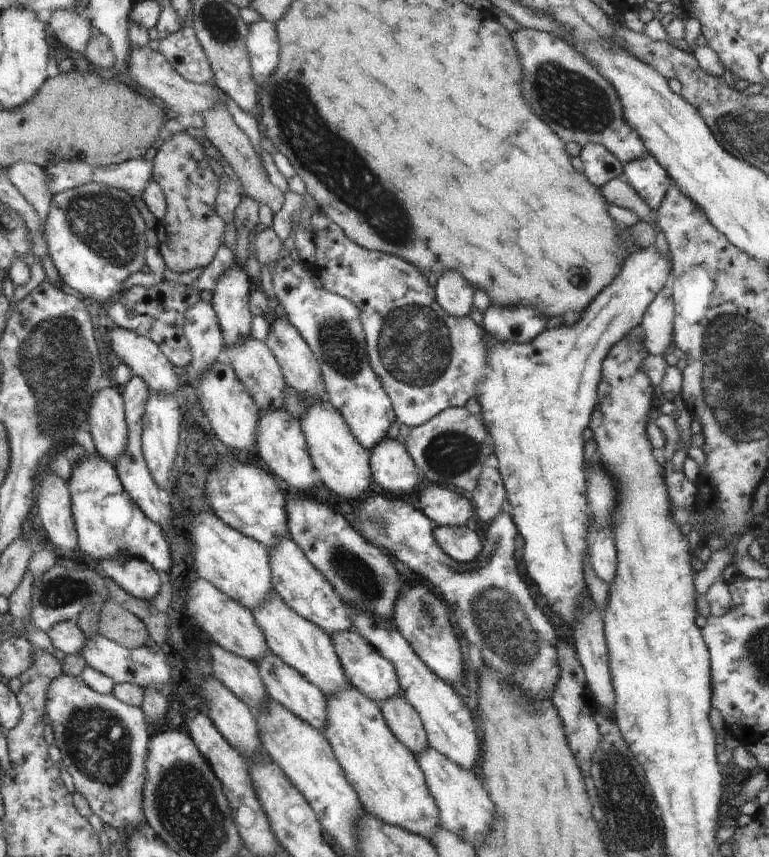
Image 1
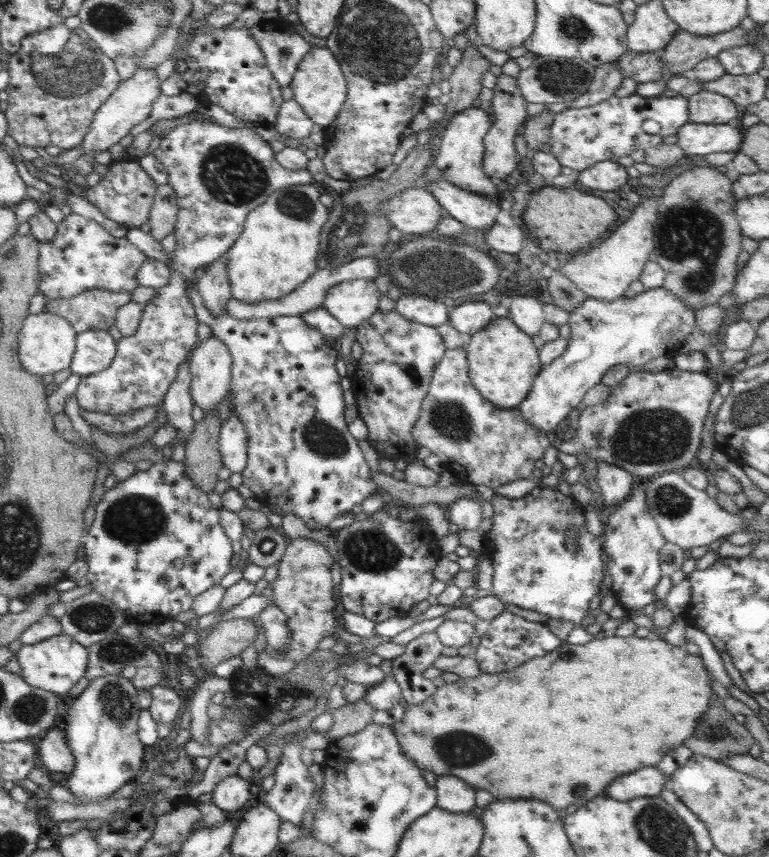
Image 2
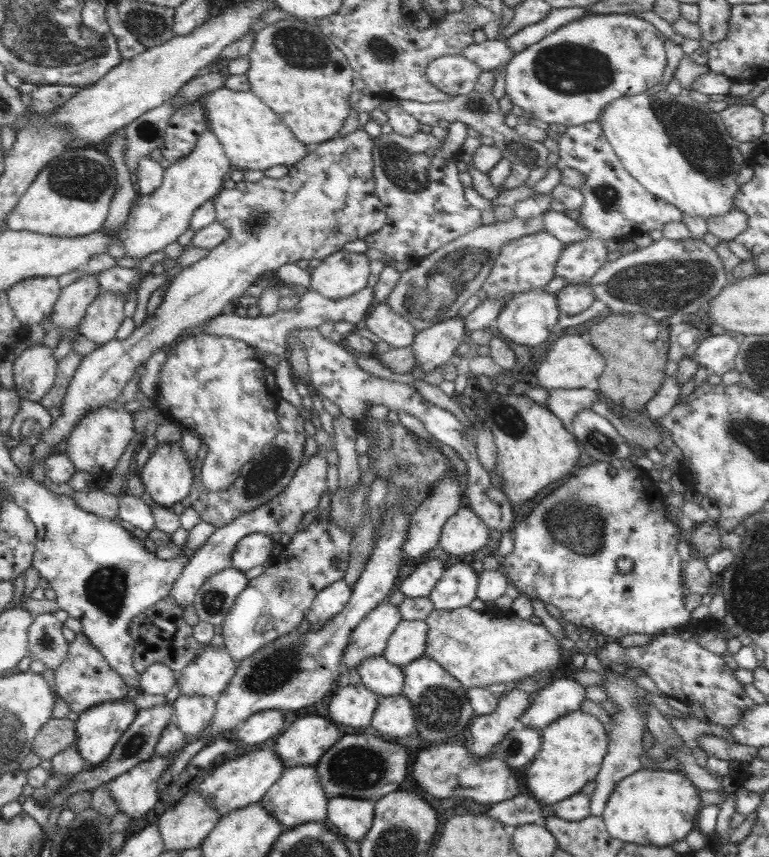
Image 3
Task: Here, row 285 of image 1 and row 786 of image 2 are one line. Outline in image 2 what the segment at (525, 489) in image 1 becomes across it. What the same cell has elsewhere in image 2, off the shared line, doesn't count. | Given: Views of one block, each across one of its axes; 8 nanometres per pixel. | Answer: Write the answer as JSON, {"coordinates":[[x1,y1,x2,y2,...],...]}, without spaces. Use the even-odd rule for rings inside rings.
{"coordinates":[[646,766,626,774,624,778,616,778,608,790,608,797,626,802,631,798,660,796,661,789,667,784,666,775,662,771,654,766]]}

